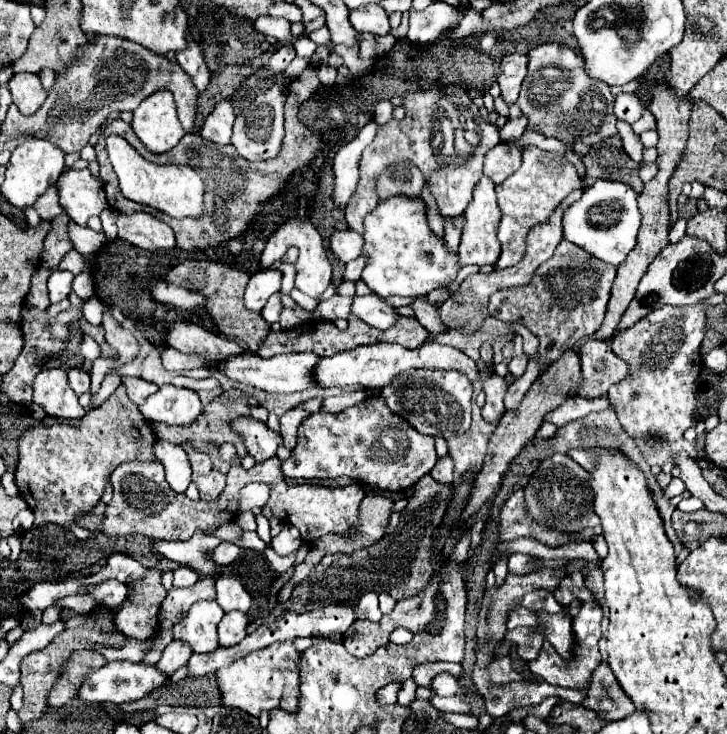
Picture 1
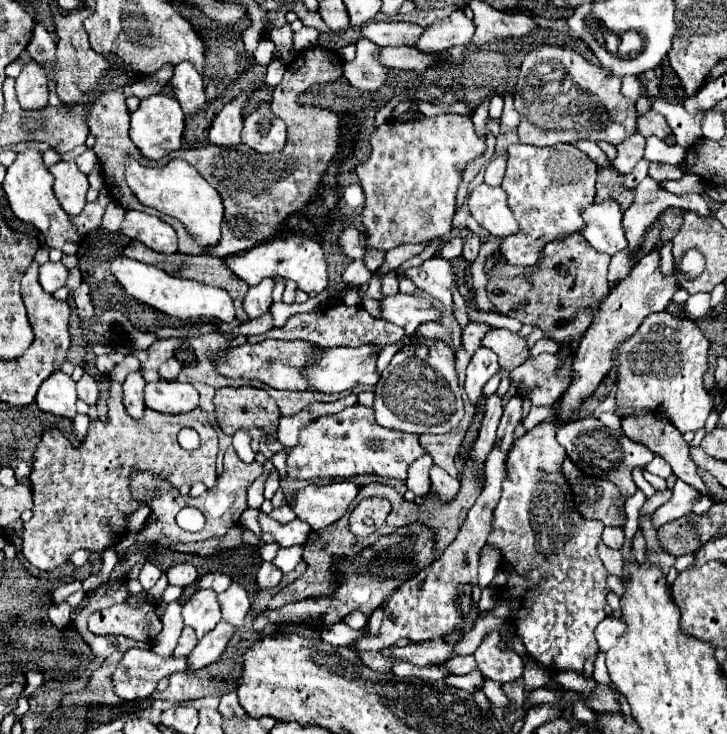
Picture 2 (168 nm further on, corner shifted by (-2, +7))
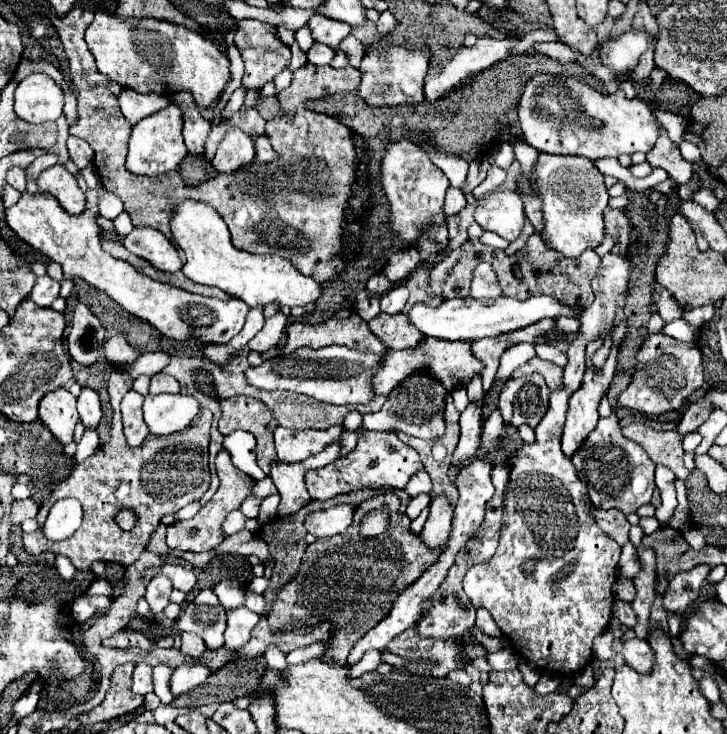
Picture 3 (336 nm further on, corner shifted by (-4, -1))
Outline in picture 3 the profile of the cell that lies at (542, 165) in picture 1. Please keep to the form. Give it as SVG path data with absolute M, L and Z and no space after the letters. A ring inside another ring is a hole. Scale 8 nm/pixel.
M540 154L532 178L526 180L520 176L518 188L540 194L552 250L566 258L578 258L586 248L598 248L598 244L602 244L602 212L608 206L608 190L604 176L590 160L582 156Z

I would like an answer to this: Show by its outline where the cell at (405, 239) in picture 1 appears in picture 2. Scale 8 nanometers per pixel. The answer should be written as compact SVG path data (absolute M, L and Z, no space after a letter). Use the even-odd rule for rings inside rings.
M380 268L376 272L372 272L372 276L376 276L382 282L382 294L396 294L398 292L398 274L396 270L390 272L382 272Z

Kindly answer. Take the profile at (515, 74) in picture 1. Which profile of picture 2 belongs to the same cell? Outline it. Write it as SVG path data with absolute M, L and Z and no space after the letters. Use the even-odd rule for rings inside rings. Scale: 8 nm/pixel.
M508 94L508 96L504 96L504 114L502 114L502 130L504 132L508 132L508 130L512 130L512 128L516 128L518 124L520 124L520 114L516 112L516 108L514 108L514 96L512 94Z

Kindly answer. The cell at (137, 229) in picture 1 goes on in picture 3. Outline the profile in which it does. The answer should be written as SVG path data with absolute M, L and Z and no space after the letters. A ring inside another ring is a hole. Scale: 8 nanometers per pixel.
M134 228L122 244L126 250L148 260L162 272L178 272L182 268L174 244L154 228Z

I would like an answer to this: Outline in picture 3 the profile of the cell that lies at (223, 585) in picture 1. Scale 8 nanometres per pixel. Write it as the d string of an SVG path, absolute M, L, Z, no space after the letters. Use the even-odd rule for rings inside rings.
M246 606L228 610L228 628L224 634L226 648L228 650L242 648L250 640L250 632L258 624L258 620L260 620L260 616L254 614L252 610L248 610Z

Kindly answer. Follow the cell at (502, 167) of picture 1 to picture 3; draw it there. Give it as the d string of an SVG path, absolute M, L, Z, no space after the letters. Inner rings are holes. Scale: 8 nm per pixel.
M538 74L534 76L518 104L520 126L524 140L546 154L572 154L586 156L590 160L620 154L644 152L658 140L658 122L652 110L642 100L628 100L622 90L612 96L604 96L576 78Z

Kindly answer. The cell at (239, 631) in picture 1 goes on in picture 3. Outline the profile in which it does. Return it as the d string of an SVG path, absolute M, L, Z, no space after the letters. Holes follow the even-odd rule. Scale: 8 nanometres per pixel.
M182 664L174 668L170 676L170 692L174 698L178 698L184 692L202 684L208 676L210 676L210 668L206 668L204 664Z

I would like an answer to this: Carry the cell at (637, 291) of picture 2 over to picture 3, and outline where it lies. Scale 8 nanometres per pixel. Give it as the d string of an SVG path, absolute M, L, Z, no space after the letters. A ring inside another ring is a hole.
M626 322L616 326L614 328L614 346L610 350L610 356L606 358L606 364L596 370L596 368L588 368L586 374L584 374L584 382L582 386L570 396L570 408L568 408L568 418L566 418L566 424L564 424L564 434L562 434L562 452L566 458L572 458L574 452L580 448L580 444L584 444L586 436L596 428L596 422L598 422L598 404L600 404L600 398L602 394L608 390L608 384L614 376L614 370L616 370L616 356L618 356L618 348L620 348L620 342L624 340L626 336Z

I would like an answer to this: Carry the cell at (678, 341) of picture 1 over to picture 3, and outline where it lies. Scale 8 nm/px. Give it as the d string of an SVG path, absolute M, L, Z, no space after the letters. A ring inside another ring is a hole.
M652 334L644 340L638 352L634 382L620 394L618 402L622 408L632 408L644 414L664 414L668 410L680 410L692 394L704 384L702 376L702 354L696 344L678 342L664 334Z

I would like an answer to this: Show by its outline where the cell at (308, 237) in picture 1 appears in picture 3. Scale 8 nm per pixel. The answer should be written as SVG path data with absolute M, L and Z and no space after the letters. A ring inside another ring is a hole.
M186 200L174 210L172 236L176 244L186 252L186 264L182 268L184 276L196 284L216 286L226 294L246 302L248 306L306 306L320 296L320 284L310 276L302 276L296 266L282 258L270 254L250 254L238 250L230 242L230 234L224 234L224 220L208 204Z

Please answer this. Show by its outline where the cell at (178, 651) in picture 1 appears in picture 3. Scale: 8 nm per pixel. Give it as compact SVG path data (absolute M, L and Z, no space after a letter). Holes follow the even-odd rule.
M182 632L181 640L180 651L188 654L188 656L192 656L192 658L200 658L202 652L206 650L204 640L194 633Z

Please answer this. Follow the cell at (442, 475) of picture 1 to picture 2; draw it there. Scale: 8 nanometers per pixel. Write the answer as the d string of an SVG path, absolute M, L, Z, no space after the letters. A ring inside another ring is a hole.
M440 466L430 468L430 480L432 480L432 492L438 494L440 500L452 500L458 494L458 488L460 488L458 478L452 478Z

